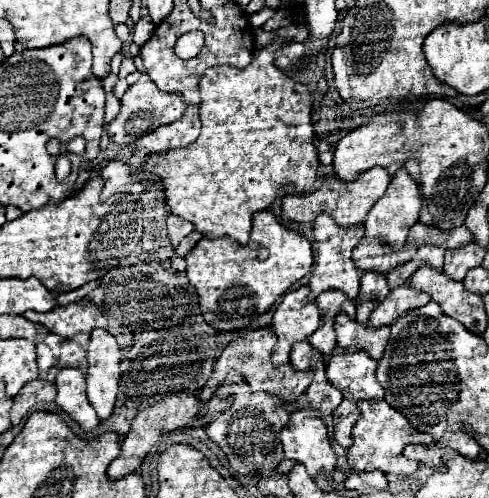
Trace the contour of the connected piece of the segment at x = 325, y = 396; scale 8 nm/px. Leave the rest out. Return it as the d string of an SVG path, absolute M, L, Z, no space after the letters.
M318 375L314 377L312 385L308 387L306 397L308 397L312 409L322 411L324 415L332 413L342 401L342 395L338 393L338 389L332 383L328 383L326 377L318 377Z

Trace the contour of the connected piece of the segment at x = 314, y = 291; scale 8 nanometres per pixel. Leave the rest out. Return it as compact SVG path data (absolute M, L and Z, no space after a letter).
M320 213L314 221L314 263L310 271L310 297L308 301L314 301L322 291L326 289L340 289L344 291L350 299L356 299L358 287L360 287L360 277L362 273L356 269L352 261L352 249L360 243L364 237L364 225L356 225L356 229L344 229L328 217L328 213Z

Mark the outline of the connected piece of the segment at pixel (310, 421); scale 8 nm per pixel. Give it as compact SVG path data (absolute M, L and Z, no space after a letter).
M296 409L290 413L290 421L280 433L284 445L284 455L302 463L310 477L316 477L318 471L324 471L332 477L336 455L332 451L326 425L308 409Z

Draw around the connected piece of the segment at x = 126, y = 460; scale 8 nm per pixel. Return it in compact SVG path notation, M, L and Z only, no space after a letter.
M172 393L168 397L164 397L162 401L158 401L152 407L146 407L144 411L140 411L136 415L136 419L132 421L130 431L126 433L126 437L122 439L122 451L120 455L110 463L108 467L108 477L110 479L120 479L132 471L138 469L138 465L144 461L144 457L150 453L150 449L156 445L156 441L160 441L160 437L168 431L176 431L182 427L206 427L210 421L214 421L220 413L224 413L230 405L232 405L234 397L228 399L220 399L220 397L212 397L208 403L196 399L190 393Z

